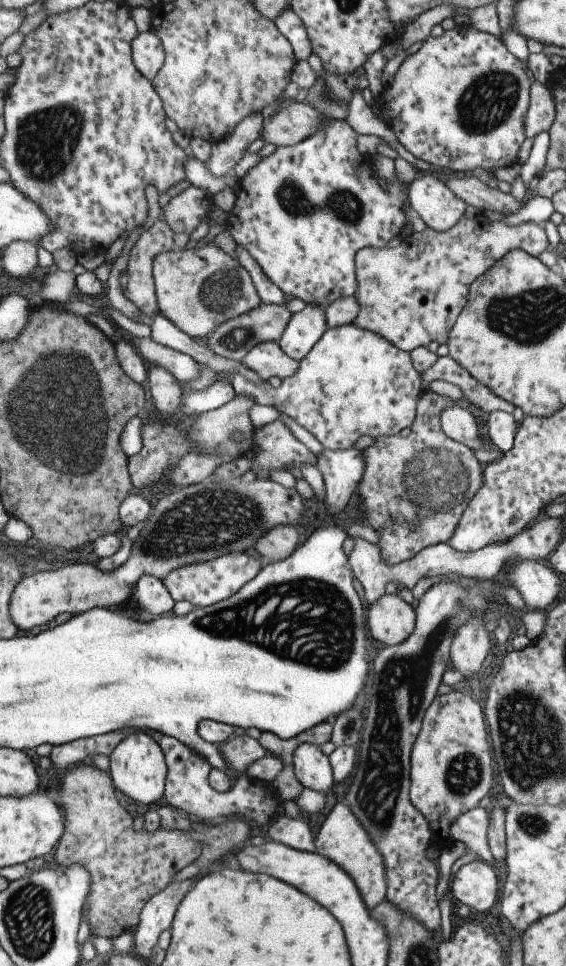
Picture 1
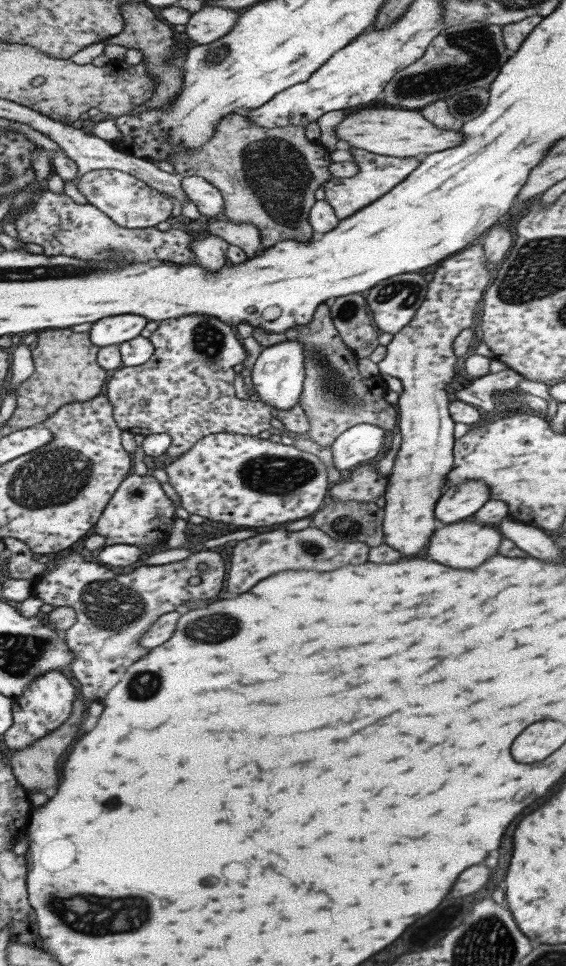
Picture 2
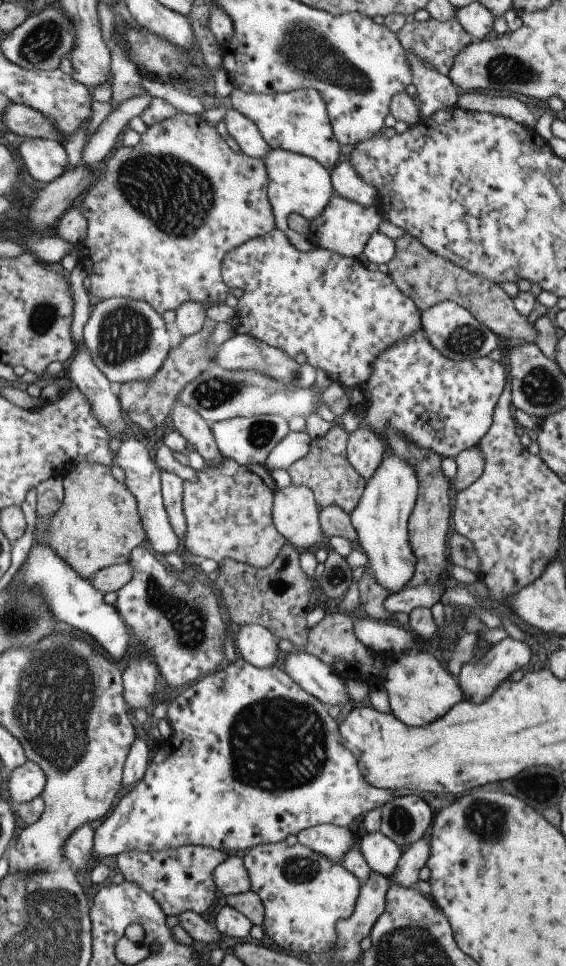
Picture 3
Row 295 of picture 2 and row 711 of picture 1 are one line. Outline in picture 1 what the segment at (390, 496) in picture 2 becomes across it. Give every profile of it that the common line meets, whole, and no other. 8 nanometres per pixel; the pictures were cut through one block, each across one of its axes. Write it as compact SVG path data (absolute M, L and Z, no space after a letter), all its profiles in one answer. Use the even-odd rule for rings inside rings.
M450 691L445 695L436 695L434 698L434 702L430 704L430 708L428 708L428 712L426 712L426 716L424 716L424 724L422 724L422 730L420 730L420 734L418 734L418 740L416 740L416 744L414 744L414 748L412 748L412 774L411 774L411 785L410 785L410 800L412 800L412 804L414 804L414 808L420 812L420 814L424 814L426 816L426 820L428 820L428 824L430 824L431 832L432 832L432 841L435 845L439 845L440 847L448 847L449 844L453 843L455 840L449 836L450 824L454 822L454 820L458 820L458 816L462 816L462 812L468 812L468 810L472 810L472 808L476 808L478 806L478 802L482 800L489 794L492 790L492 784L494 784L494 749L492 749L492 742L490 742L490 734L488 734L488 728L486 728L486 718L484 718L483 708L480 706L477 700L472 700L470 696L466 696L466 694L462 694L462 692L458 691Z

